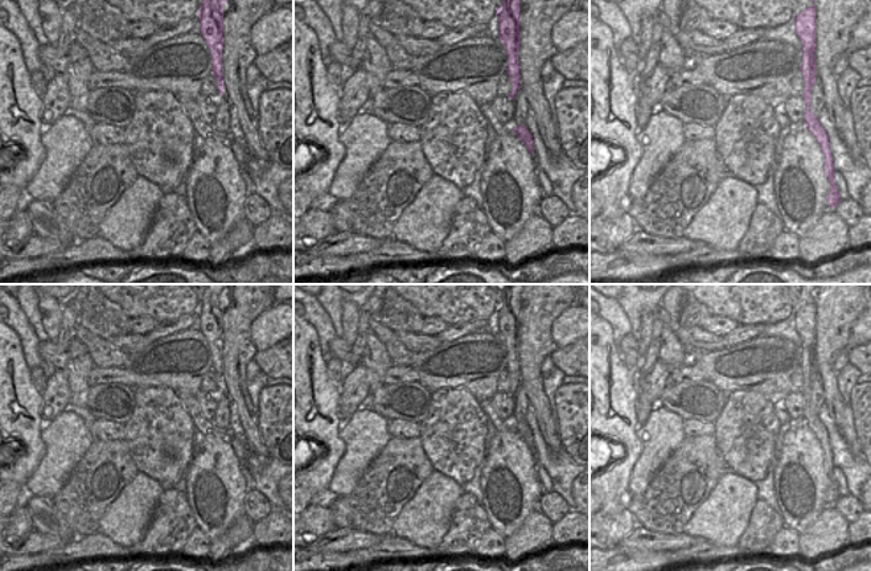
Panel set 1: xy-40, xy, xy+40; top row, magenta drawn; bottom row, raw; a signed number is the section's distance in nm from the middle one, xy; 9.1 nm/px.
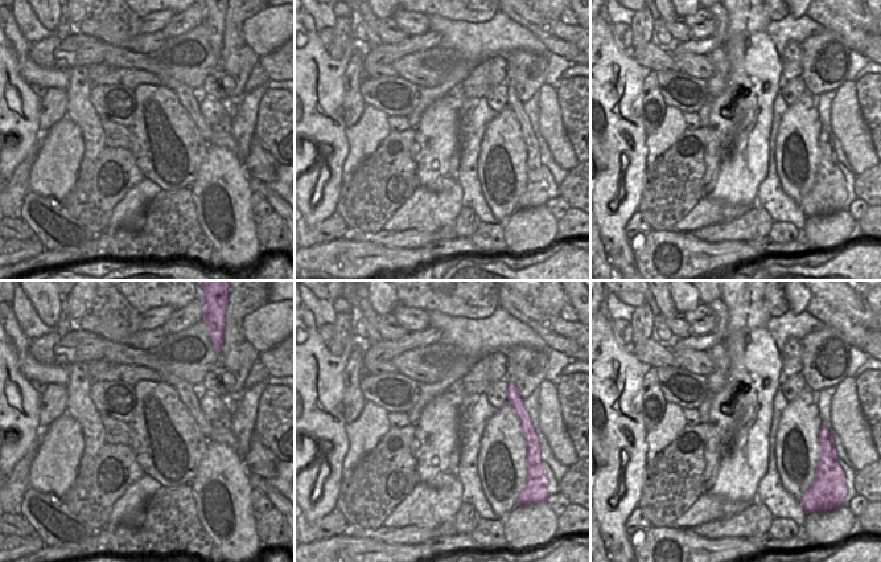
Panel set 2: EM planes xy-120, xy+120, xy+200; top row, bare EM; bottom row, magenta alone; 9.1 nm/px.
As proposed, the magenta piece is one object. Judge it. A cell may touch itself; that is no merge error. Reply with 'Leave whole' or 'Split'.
Leave whole

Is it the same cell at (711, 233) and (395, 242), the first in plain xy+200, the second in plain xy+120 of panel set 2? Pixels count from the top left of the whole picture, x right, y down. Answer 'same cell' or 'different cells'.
same cell

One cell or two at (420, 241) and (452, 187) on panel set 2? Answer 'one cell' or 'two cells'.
two cells

